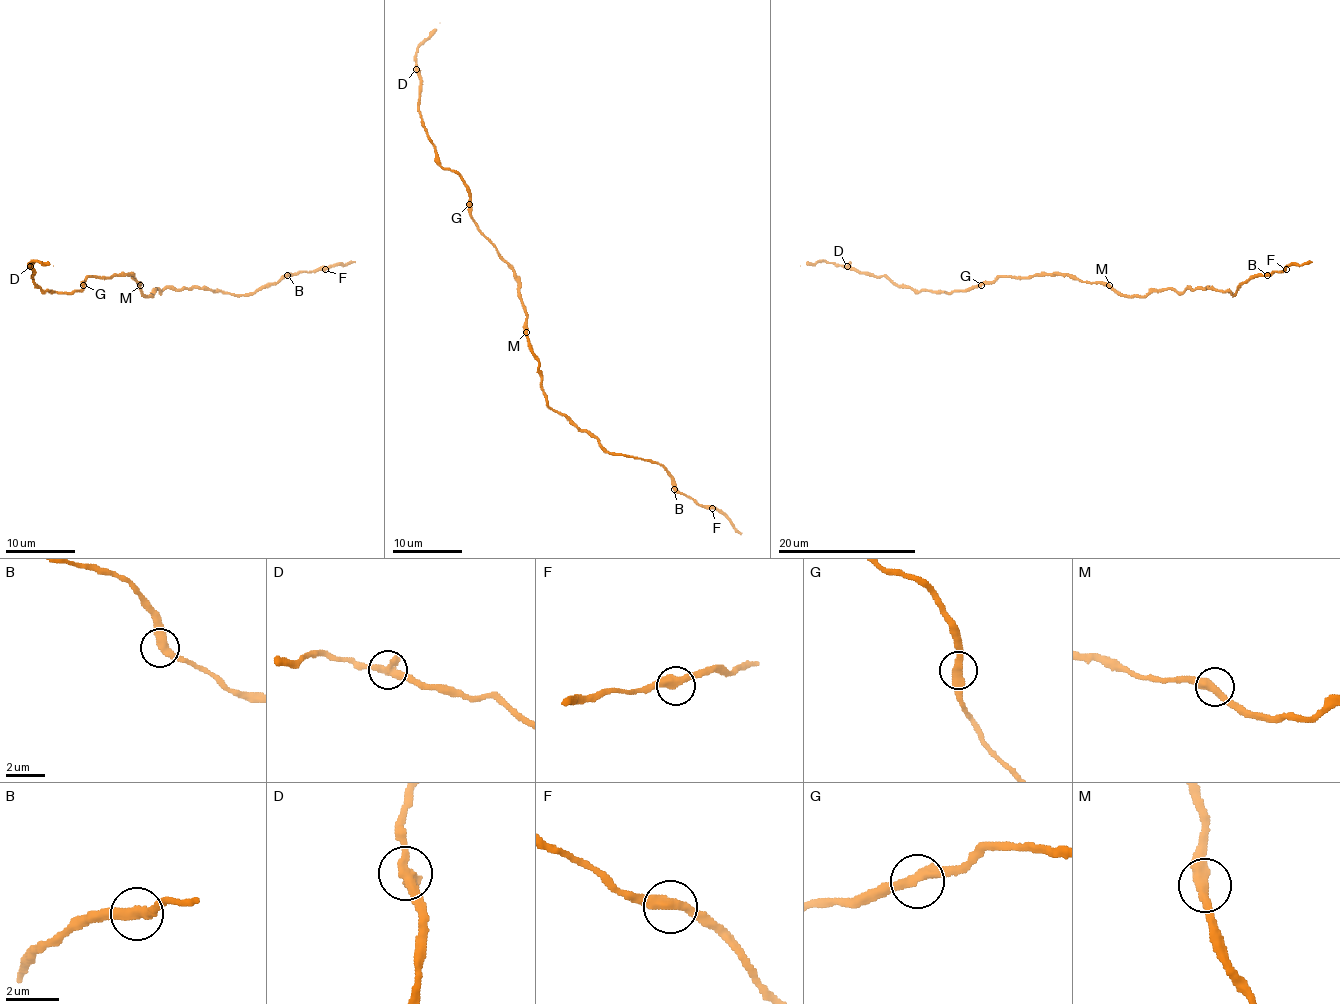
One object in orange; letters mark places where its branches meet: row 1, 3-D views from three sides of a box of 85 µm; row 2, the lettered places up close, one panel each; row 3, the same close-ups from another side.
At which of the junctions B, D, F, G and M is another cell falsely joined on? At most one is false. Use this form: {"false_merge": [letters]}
{"false_merge": []}

